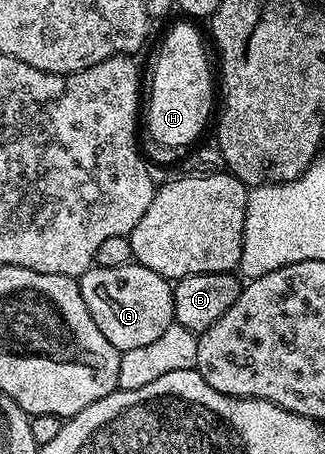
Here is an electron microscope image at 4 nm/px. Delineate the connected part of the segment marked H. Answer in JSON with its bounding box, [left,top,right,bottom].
[145,23,217,148]

